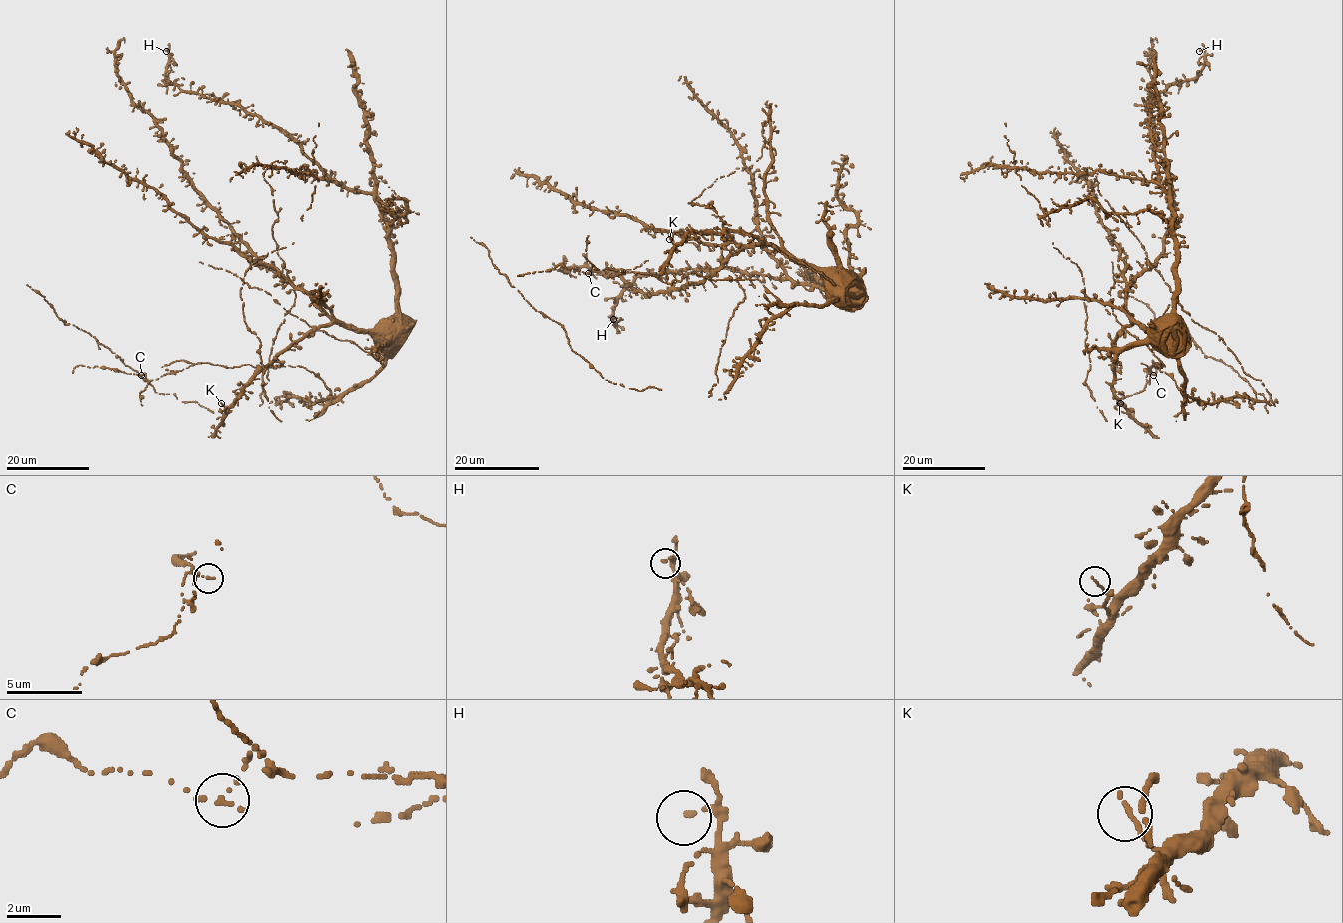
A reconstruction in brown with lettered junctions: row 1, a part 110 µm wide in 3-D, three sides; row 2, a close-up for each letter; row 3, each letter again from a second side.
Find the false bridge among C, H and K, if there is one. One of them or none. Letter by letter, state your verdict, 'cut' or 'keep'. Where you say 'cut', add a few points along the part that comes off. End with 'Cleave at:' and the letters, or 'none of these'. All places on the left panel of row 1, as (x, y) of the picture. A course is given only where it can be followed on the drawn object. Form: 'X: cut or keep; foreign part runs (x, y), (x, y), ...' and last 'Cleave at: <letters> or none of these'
C: cut; foreign part runs (141, 374), (145, 373), (148, 381), (157, 380), (200, 363)
H: keep
K: keep
Cleave at: C

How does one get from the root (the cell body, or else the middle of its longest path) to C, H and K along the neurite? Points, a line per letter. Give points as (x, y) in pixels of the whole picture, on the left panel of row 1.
C: (382, 337), (383, 365), (338, 398), (317, 374), (299, 366), (190, 363), (156, 380), (141, 374)
H: (382, 337), (395, 313), (396, 289), (380, 203), (342, 188), (275, 126), (172, 84), (166, 51)
K: (382, 337), (376, 342), (368, 333), (338, 323), (321, 325), (286, 347), (226, 408), (221, 403)

